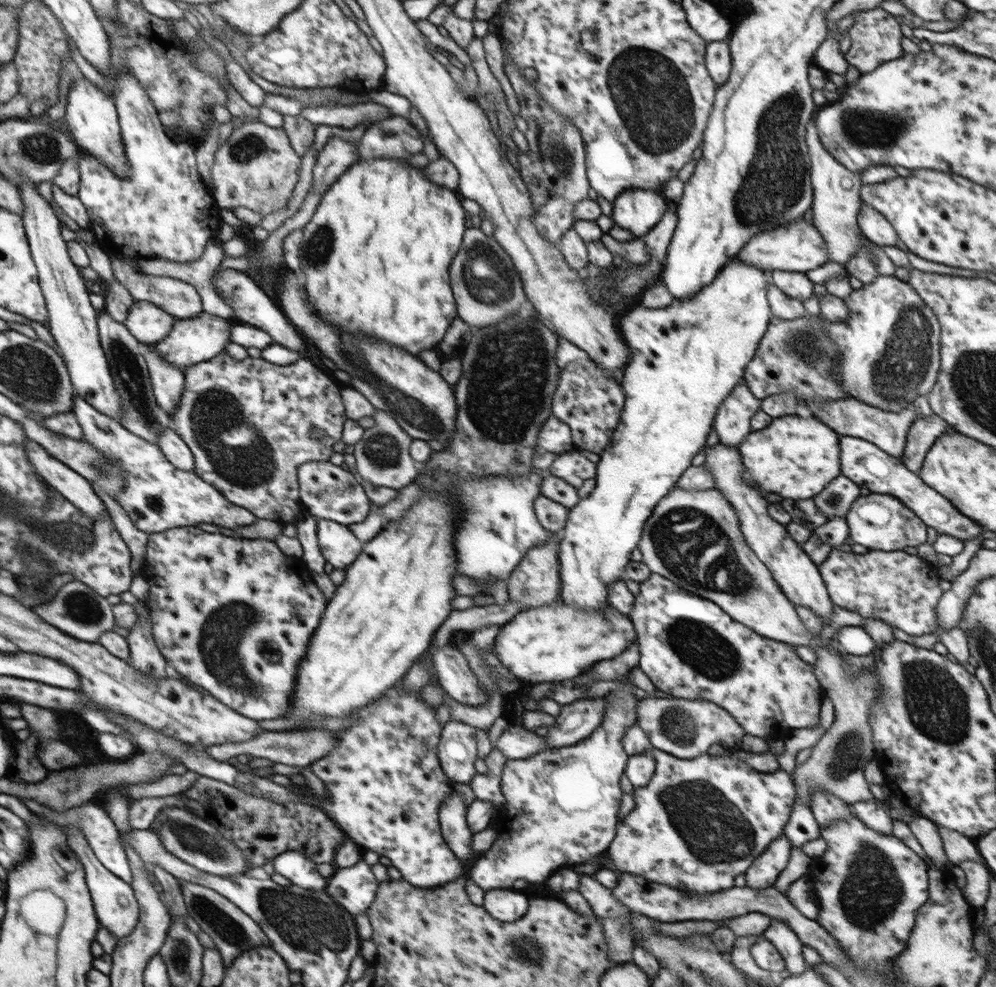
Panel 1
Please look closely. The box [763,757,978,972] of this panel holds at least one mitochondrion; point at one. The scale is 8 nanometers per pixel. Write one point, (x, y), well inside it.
(872, 889)

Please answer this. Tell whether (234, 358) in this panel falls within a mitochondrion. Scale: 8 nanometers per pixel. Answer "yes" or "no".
no

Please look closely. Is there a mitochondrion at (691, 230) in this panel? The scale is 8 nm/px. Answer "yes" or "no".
no

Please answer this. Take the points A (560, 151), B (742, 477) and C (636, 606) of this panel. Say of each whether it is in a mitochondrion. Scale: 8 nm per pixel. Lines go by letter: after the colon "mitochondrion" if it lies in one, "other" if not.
A: mitochondrion
B: other
C: other

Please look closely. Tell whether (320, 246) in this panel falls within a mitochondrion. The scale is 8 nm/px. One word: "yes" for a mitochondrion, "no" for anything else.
yes

